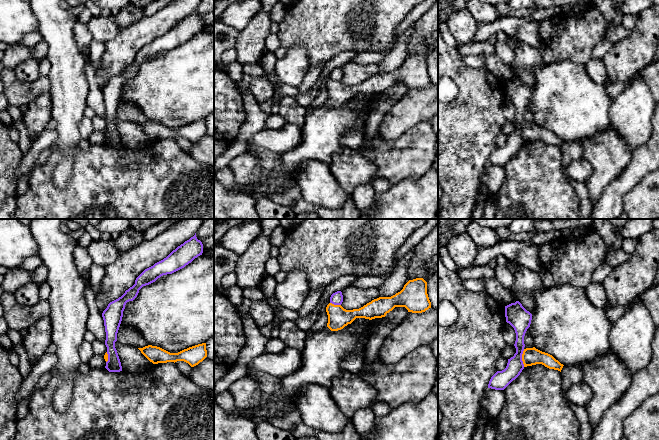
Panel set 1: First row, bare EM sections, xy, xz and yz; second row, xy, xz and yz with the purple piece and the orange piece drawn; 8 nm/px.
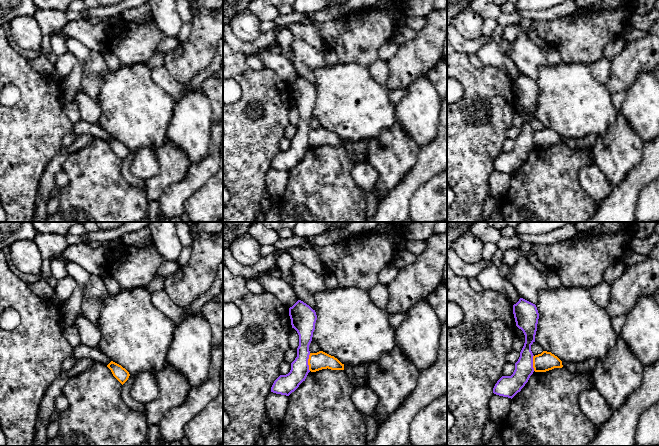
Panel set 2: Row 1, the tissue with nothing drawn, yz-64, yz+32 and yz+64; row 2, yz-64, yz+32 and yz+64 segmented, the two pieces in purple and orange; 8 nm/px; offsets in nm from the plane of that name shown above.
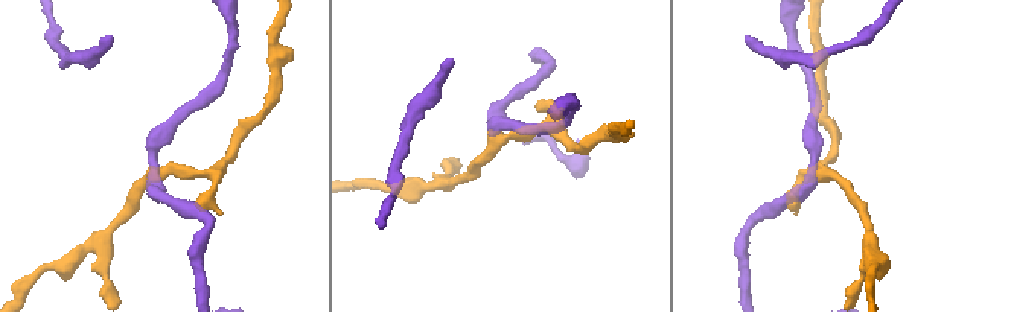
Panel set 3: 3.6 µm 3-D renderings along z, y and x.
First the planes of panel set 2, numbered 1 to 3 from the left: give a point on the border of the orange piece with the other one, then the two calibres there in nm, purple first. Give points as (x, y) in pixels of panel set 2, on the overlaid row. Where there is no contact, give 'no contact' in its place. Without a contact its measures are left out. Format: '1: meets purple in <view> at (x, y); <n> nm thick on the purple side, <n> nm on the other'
1: no contact
2: meets purple in yz+32 at (307, 362); 160 nm thick on the purple side, 140 nm on the other
3: meets purple in yz+64 at (532, 363); 160 nm thick on the purple side, 150 nm on the other

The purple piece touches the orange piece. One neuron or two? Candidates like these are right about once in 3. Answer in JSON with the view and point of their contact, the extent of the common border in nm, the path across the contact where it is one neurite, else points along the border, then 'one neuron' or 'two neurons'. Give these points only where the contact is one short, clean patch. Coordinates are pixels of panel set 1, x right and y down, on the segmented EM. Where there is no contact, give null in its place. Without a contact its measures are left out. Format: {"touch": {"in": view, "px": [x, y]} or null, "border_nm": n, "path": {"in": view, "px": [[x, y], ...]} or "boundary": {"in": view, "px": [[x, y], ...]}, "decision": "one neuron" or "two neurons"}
{"touch": {"in": "yz", "px": [521, 358]}, "border_nm": 140, "boundary": {"in": "yz", "px": [[524, 349], [522, 354], [523, 366]]}, "decision": "two neurons"}

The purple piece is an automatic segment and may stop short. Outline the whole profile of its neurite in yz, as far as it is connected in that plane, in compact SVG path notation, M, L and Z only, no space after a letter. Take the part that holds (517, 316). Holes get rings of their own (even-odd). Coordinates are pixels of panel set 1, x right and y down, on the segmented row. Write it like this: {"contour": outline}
{"contour": "M519 301L505 306L505 317L506 322L514 328L516 333L514 344L516 353L508 359L507 366L504 370L497 371L491 377L488 388L495 390L504 390L524 369L522 361L522 354L525 347L524 336L532 320L532 314Z"}

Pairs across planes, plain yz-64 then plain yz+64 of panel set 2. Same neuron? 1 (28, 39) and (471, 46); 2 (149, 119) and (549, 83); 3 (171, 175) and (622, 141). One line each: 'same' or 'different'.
1: different
2: same
3: same

